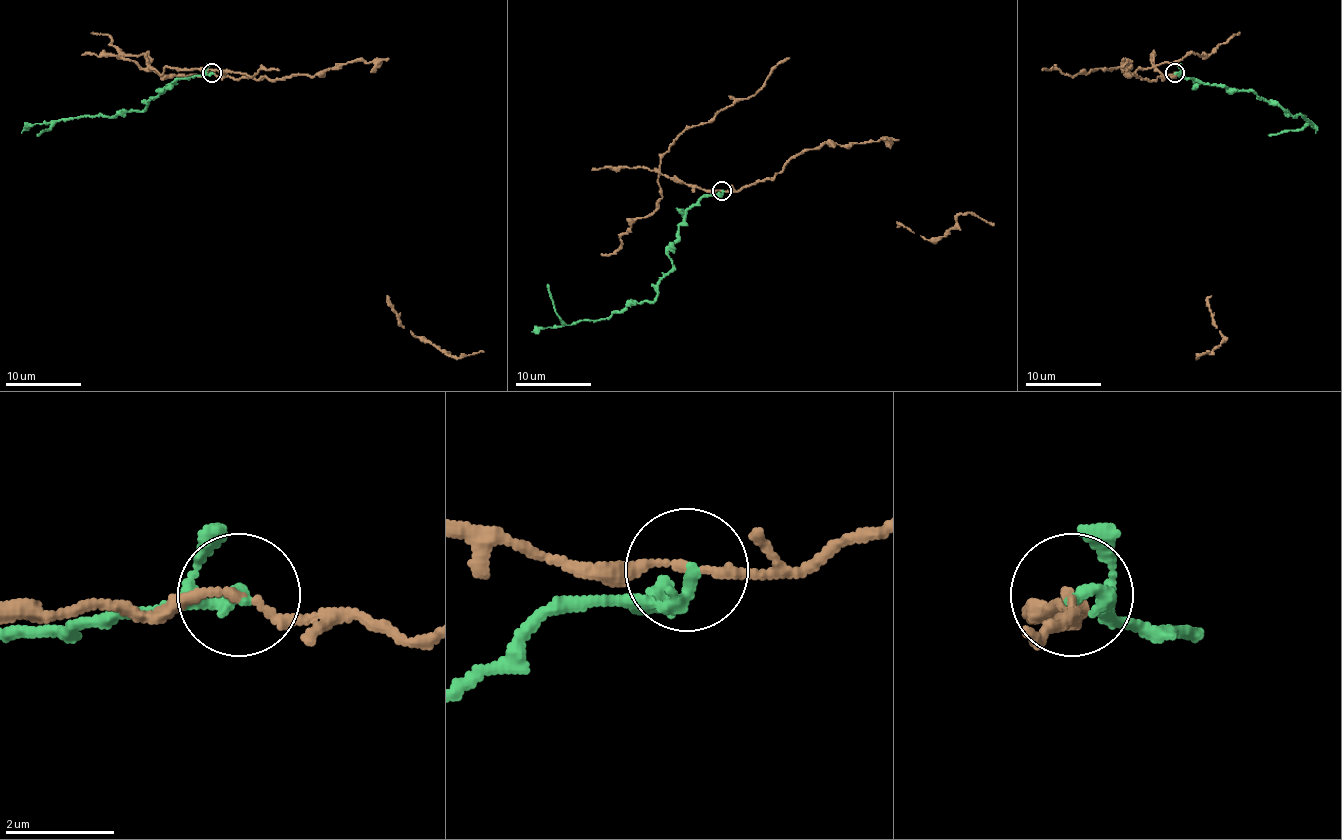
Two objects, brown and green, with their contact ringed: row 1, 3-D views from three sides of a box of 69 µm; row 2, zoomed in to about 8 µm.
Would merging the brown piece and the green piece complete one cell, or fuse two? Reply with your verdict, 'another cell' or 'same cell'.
another cell

